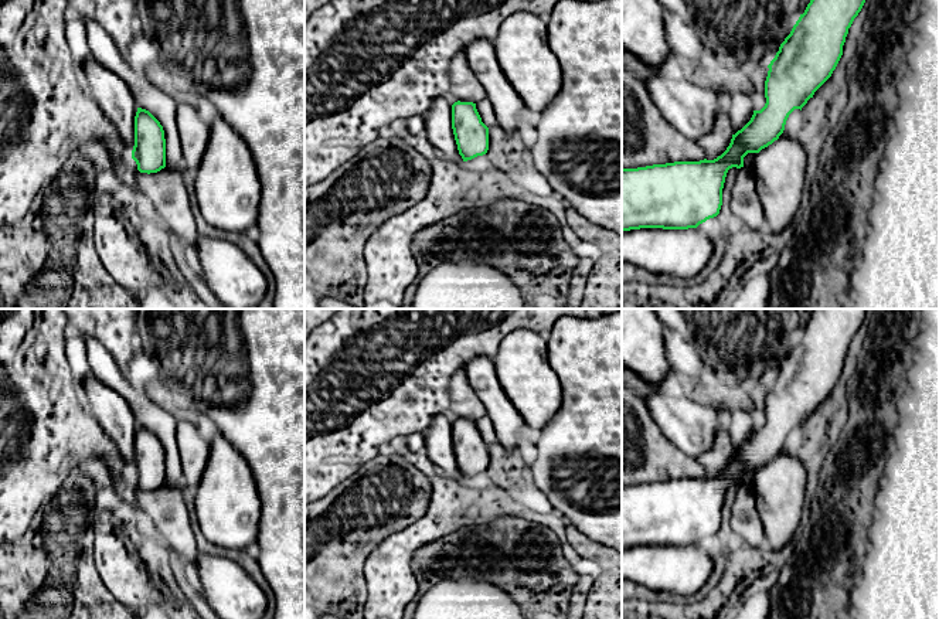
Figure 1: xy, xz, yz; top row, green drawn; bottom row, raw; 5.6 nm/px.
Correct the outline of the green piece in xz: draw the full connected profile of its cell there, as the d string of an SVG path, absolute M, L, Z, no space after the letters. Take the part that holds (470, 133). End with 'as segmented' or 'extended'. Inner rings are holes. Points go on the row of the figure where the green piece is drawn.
M455 102L452 105L452 129L463 161L483 156L489 150L489 127L473 102Z; as segmented

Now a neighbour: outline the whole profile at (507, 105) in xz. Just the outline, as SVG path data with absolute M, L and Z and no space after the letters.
M476 40L465 50L469 65L486 91L486 99L493 105L497 125L508 135L518 130L518 115L524 103L503 74L494 44Z

